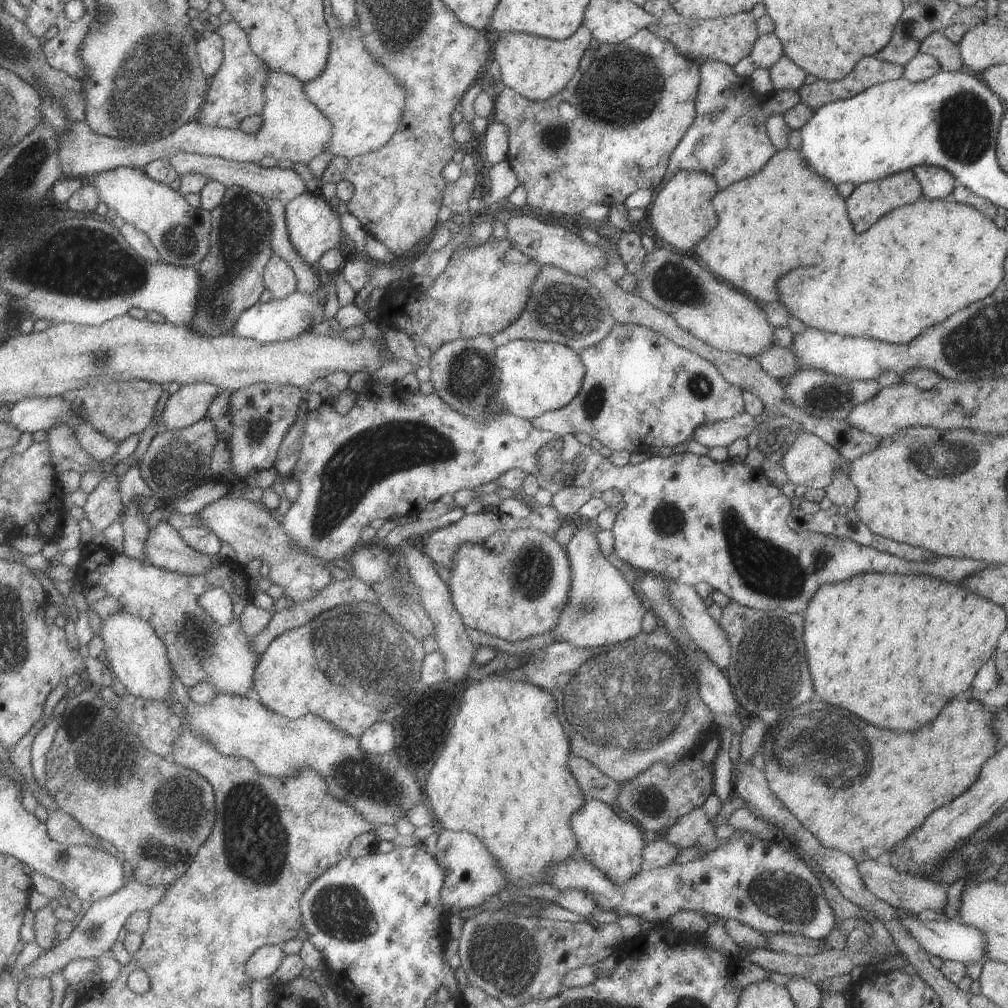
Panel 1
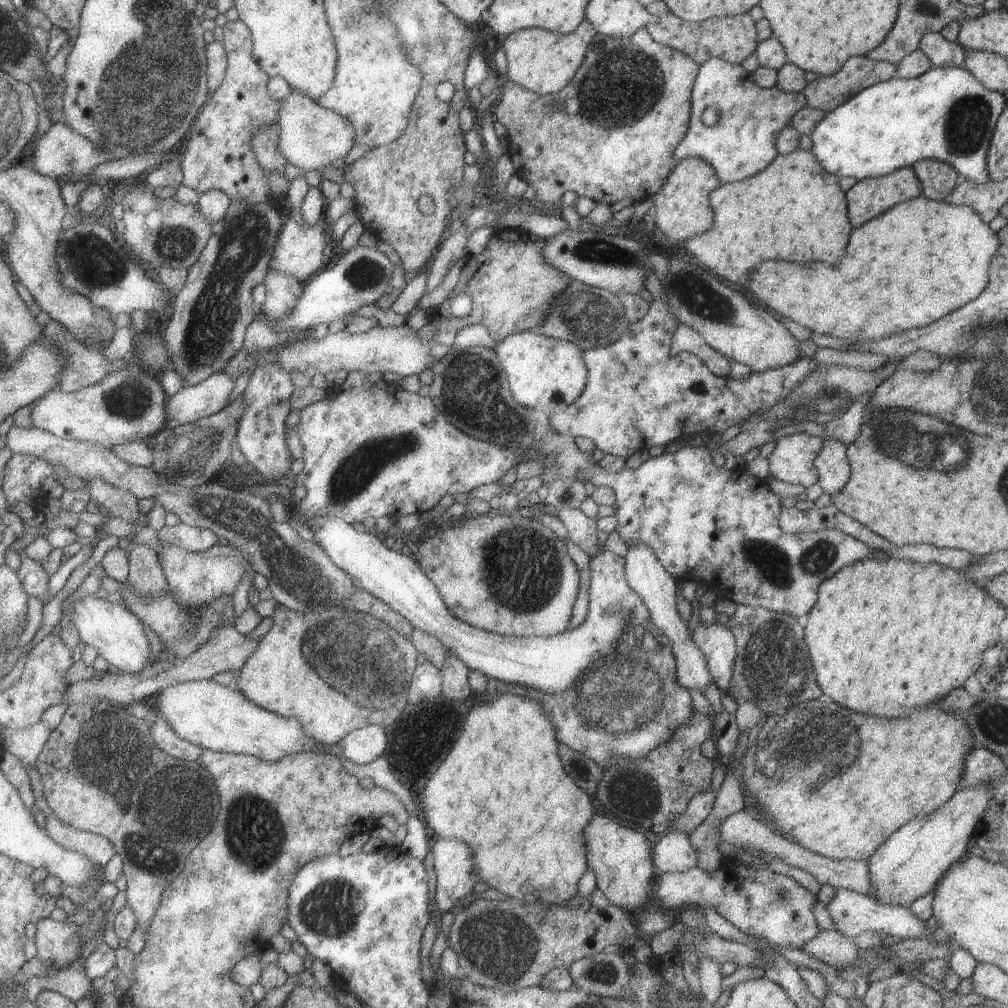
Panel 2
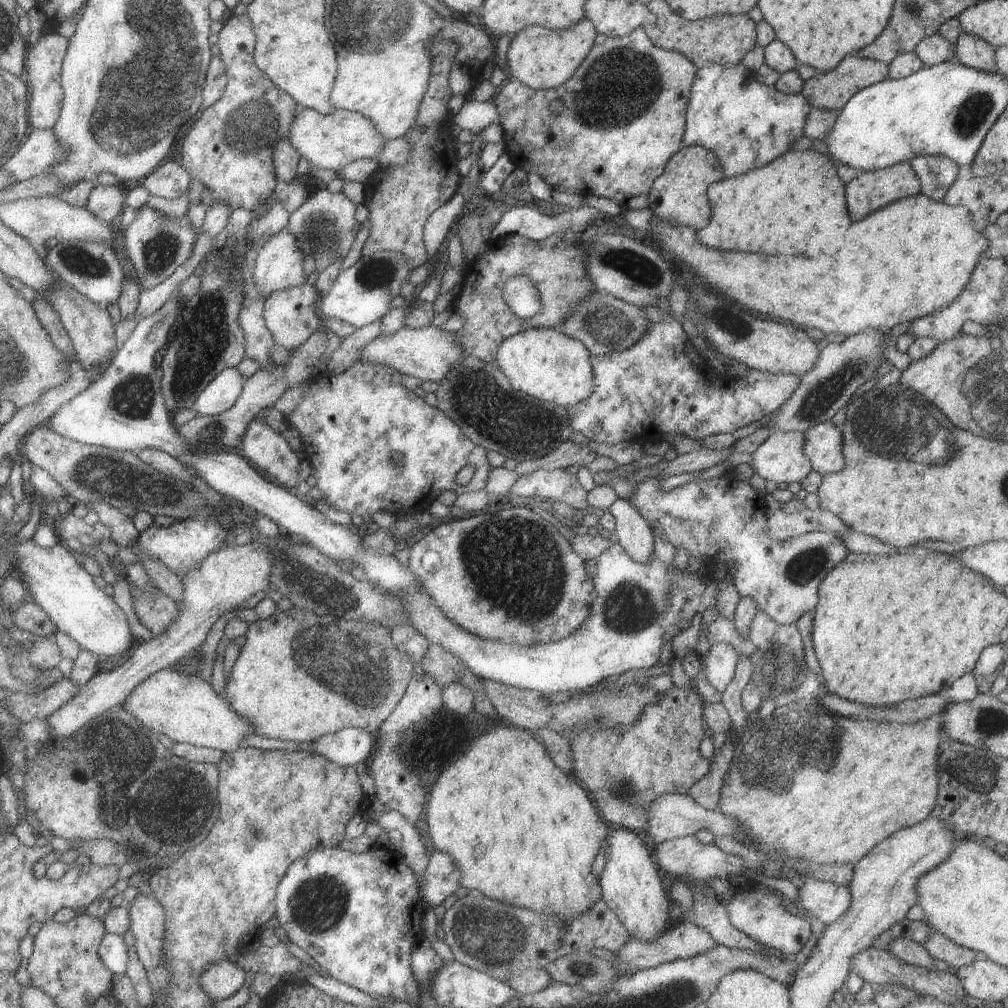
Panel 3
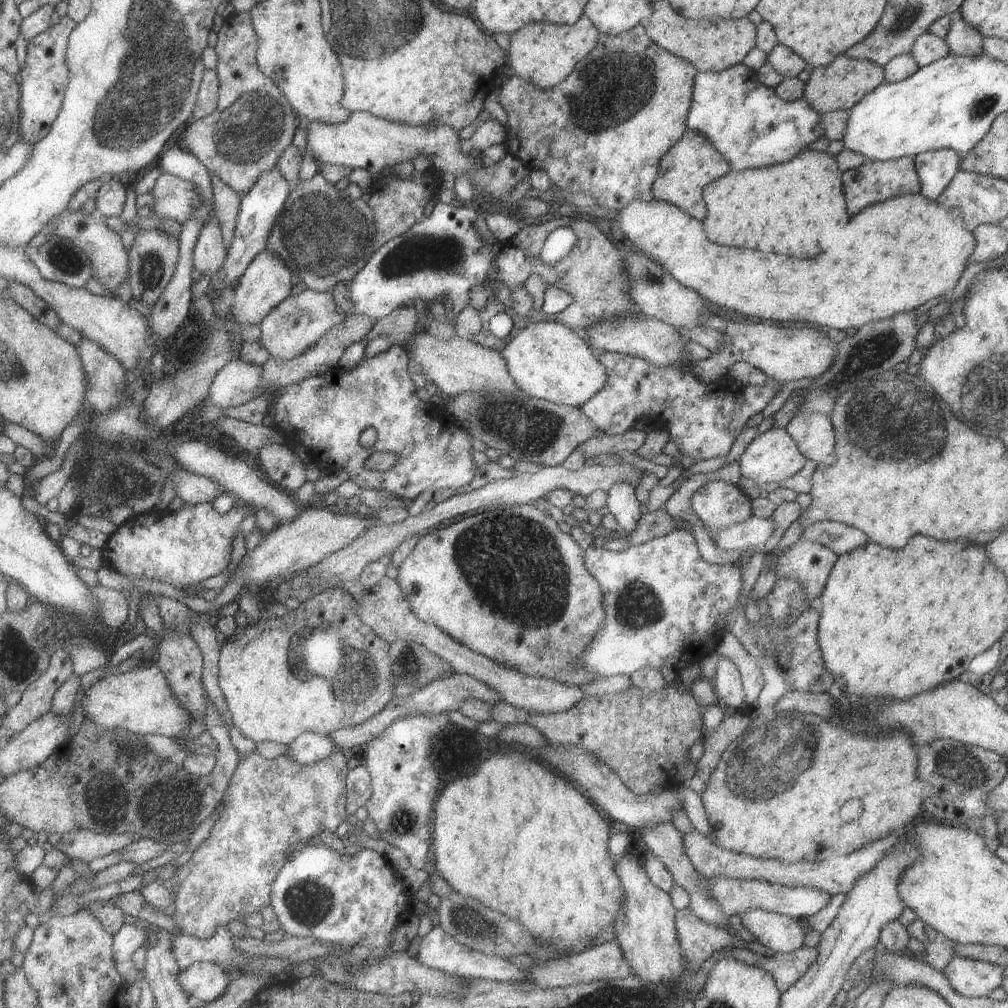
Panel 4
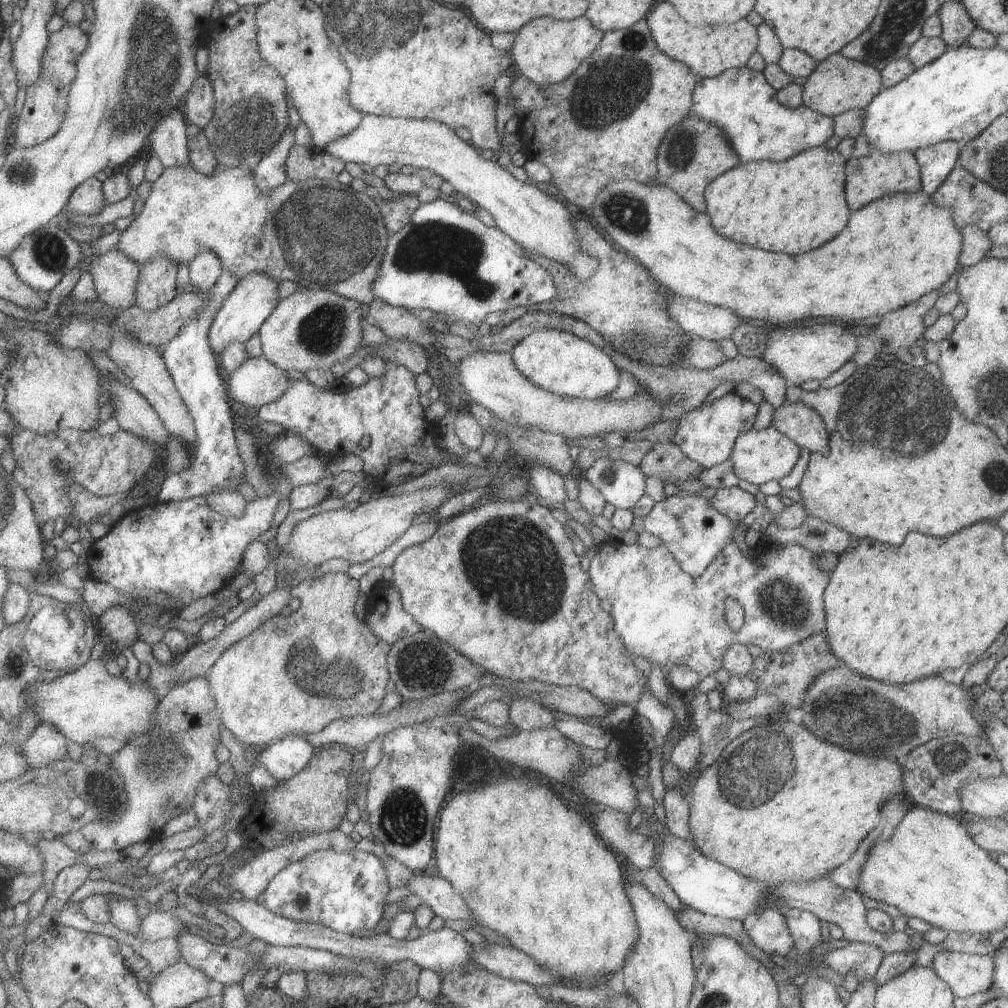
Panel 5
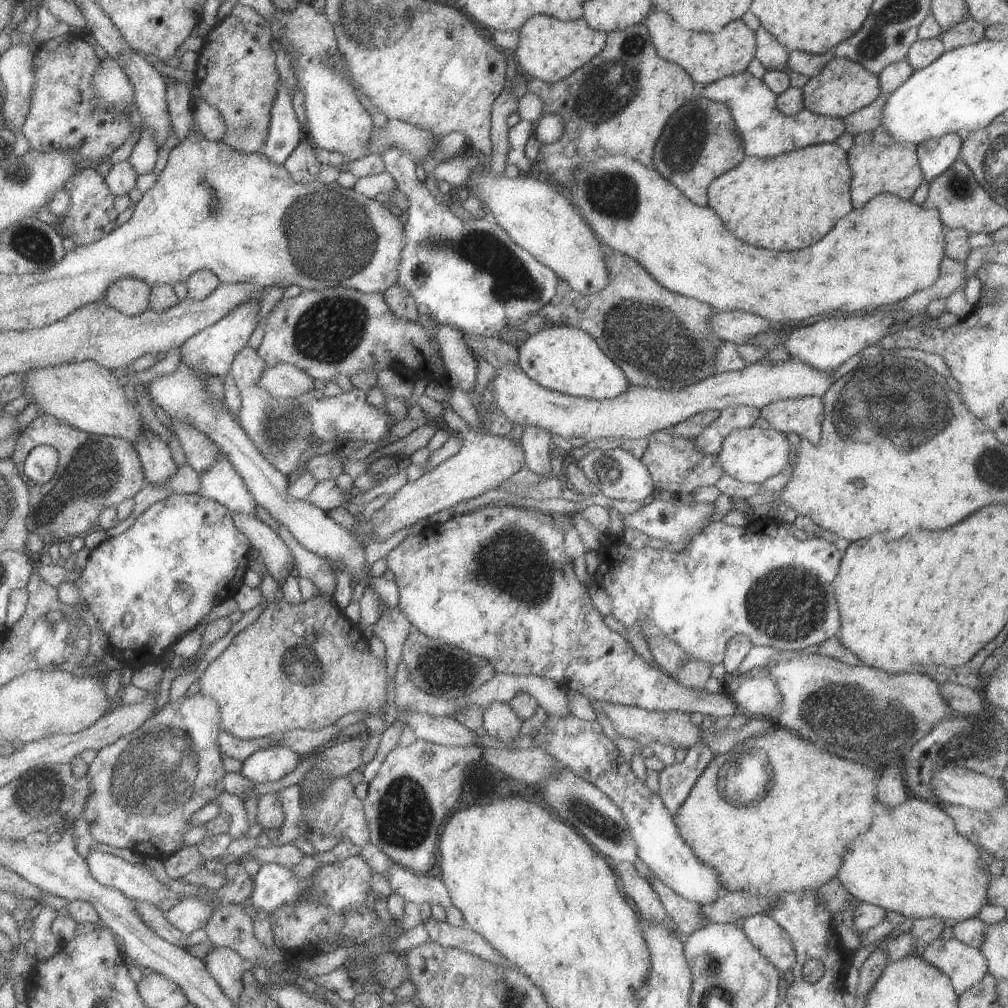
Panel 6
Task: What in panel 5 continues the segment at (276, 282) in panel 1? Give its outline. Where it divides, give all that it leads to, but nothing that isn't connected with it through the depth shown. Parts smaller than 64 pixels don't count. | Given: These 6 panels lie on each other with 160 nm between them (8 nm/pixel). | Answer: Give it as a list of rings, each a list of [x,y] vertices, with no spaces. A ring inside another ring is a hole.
[[[327,289],[311,291],[293,290],[280,298],[271,314],[259,327],[262,356],[281,370],[327,370],[339,361],[349,358],[359,349],[361,324],[373,325],[369,318],[363,318],[359,309],[361,304],[349,300]]]

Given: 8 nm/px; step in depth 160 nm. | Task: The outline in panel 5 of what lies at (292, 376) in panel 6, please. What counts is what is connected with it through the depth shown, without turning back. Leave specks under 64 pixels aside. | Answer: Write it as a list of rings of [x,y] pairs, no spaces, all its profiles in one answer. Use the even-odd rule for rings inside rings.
[[[247,357],[233,372],[224,374],[228,397],[236,407],[259,408],[278,399],[287,388],[285,371],[261,357]]]

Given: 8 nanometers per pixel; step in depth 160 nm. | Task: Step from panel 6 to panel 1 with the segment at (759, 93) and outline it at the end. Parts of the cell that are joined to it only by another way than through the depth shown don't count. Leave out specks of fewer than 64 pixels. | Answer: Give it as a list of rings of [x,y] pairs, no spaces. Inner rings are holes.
[[[705,61],[700,64],[700,81],[698,91],[695,97],[694,109],[696,112],[693,122],[677,143],[677,146],[671,151],[668,158],[667,178],[678,170],[703,171],[711,175],[719,189],[727,188],[732,182],[753,176],[766,162],[775,154],[774,146],[768,139],[765,121],[771,115],[781,115],[792,106],[800,102],[798,91],[771,91],[767,95],[755,96],[751,88],[747,88],[747,80],[737,76],[732,67],[719,61]],[[699,141],[705,141],[703,146],[694,150],[694,146]],[[718,154],[722,158],[719,165],[715,165],[715,158]]]

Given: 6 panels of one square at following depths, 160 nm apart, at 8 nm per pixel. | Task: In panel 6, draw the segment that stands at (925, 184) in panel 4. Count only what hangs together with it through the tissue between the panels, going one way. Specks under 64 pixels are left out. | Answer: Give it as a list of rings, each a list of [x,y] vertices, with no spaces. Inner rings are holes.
[[[947,133],[916,144],[916,157],[928,184],[959,158],[961,143],[962,134]]]

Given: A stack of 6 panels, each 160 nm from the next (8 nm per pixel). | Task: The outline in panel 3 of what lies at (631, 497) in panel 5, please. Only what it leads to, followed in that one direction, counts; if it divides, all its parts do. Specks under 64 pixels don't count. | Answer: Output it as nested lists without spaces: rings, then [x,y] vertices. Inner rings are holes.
[[[616,498],[607,509],[614,518],[614,541],[638,563],[646,563],[653,553],[653,533],[648,522],[627,499]]]

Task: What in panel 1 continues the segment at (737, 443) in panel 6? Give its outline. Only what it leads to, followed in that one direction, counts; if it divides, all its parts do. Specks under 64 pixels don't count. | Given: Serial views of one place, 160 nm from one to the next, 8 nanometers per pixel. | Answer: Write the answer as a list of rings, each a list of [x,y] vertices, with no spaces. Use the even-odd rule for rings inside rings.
[[[799,431],[790,447],[784,451],[780,465],[786,474],[786,478],[794,485],[823,489],[829,484],[832,472],[837,467],[843,469],[846,473],[848,472],[850,461],[845,460],[832,446],[823,442],[818,436]]]

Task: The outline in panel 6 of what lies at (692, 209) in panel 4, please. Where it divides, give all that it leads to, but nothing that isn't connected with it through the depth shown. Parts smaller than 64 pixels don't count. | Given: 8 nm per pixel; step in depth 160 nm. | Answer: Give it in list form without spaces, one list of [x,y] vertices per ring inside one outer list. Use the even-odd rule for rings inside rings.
[[[694,97],[682,104],[665,122],[653,149],[655,170],[693,204],[707,206],[707,187],[717,176],[744,159],[740,134],[723,103]]]

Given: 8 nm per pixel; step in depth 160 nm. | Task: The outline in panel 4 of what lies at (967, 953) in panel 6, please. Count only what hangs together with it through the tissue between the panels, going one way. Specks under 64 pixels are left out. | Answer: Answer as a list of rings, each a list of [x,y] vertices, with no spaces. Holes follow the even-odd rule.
[[[957,955],[940,970],[951,988],[964,997],[985,997],[1002,981],[1003,967]]]

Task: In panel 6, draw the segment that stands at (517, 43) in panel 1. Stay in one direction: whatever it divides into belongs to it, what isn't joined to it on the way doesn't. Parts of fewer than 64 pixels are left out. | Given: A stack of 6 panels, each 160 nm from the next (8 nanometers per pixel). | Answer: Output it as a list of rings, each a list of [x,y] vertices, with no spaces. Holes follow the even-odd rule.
[[[533,15],[518,30],[518,47],[514,55],[524,76],[554,83],[599,54],[605,41],[606,33],[590,29],[583,17],[574,21],[560,21],[550,16]]]

